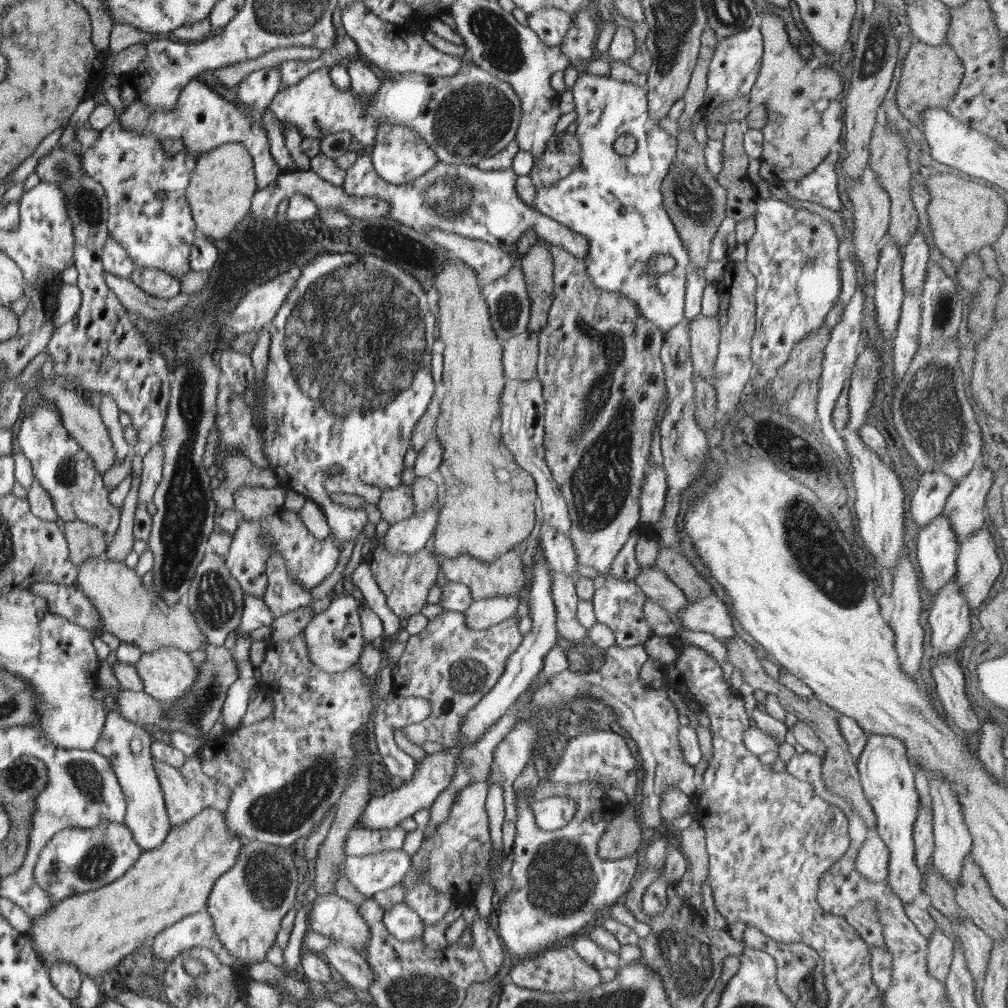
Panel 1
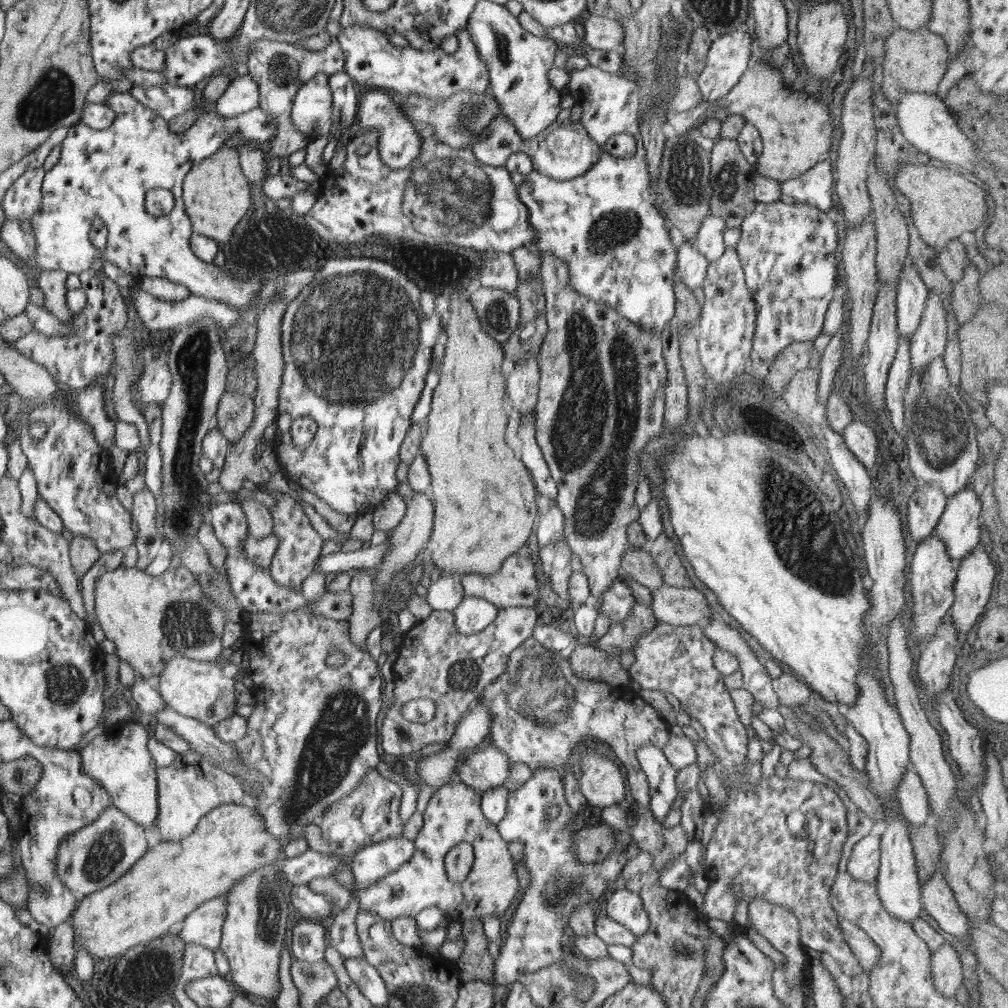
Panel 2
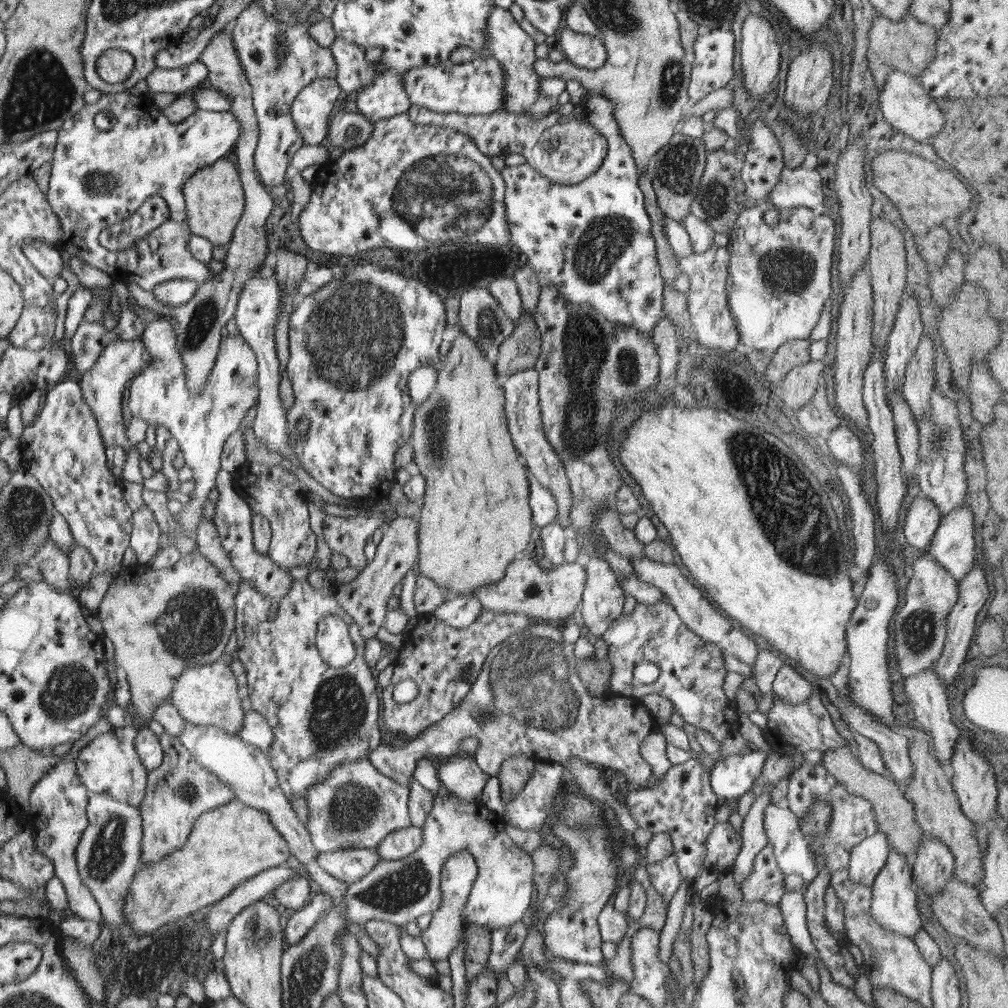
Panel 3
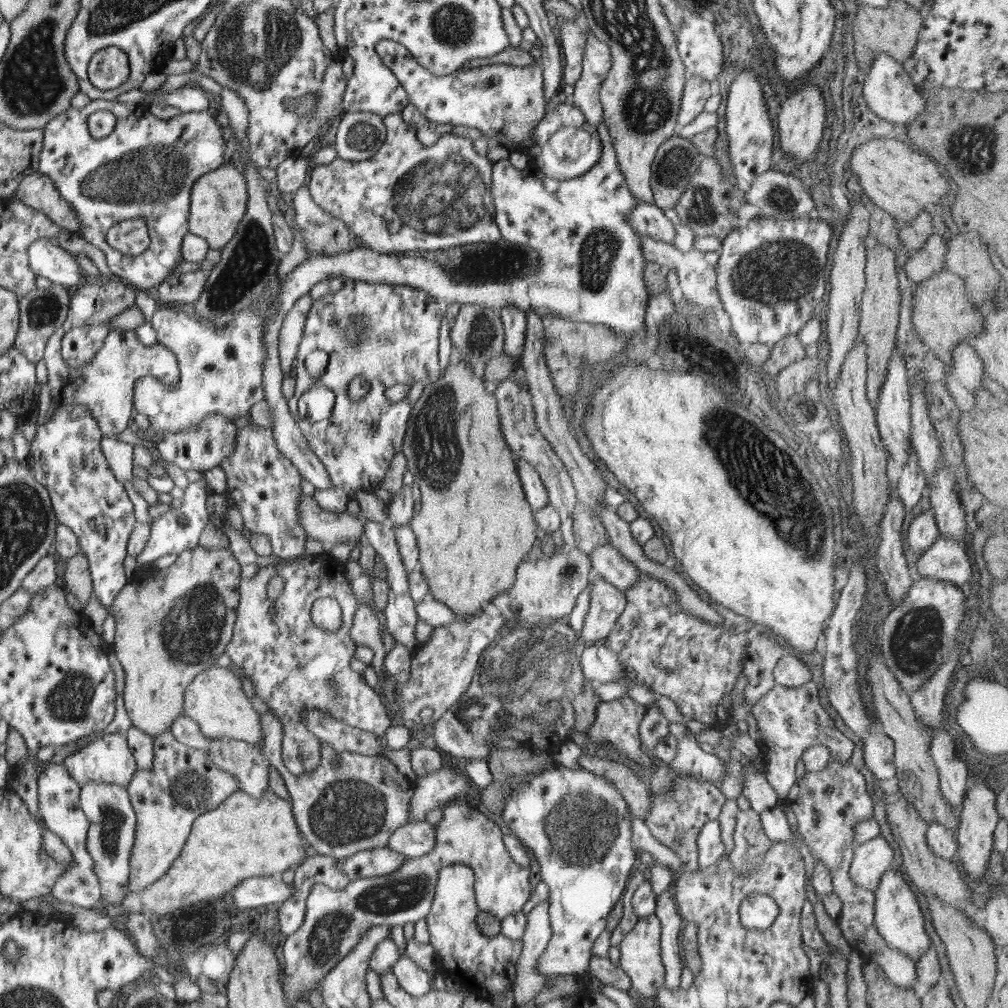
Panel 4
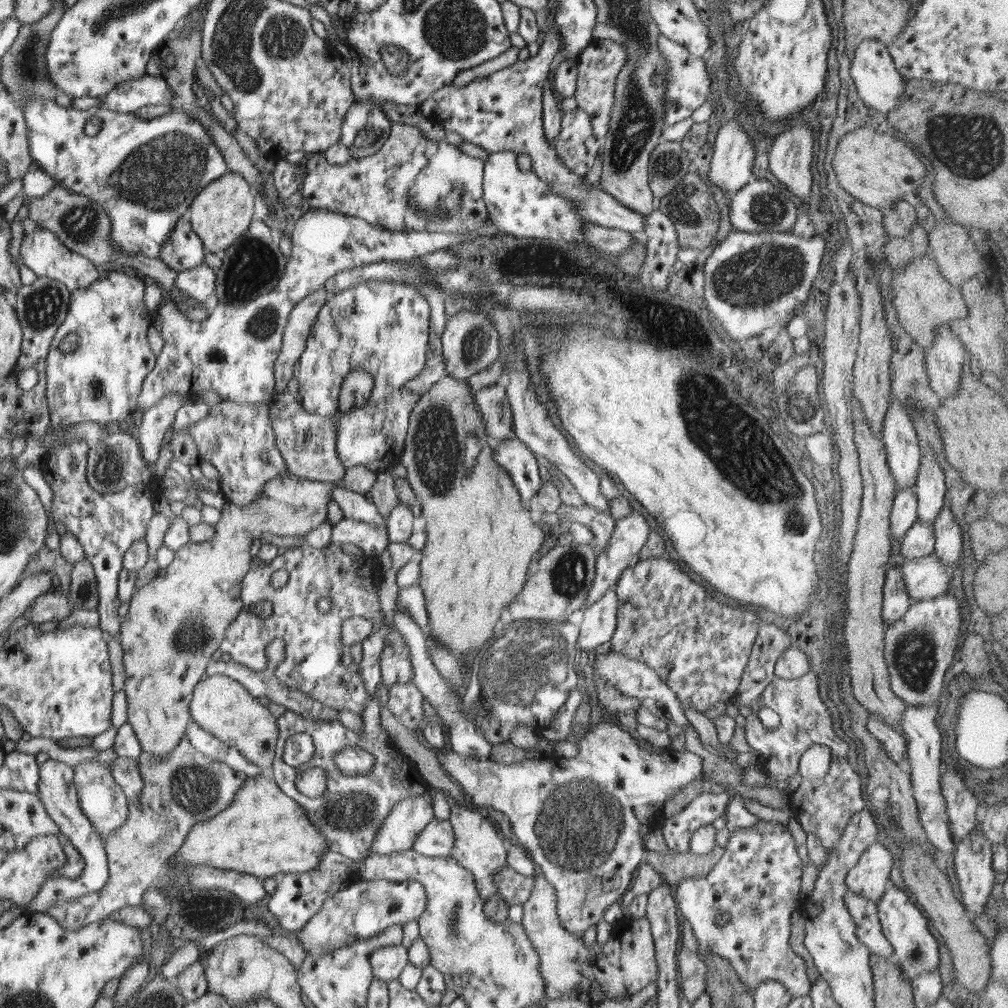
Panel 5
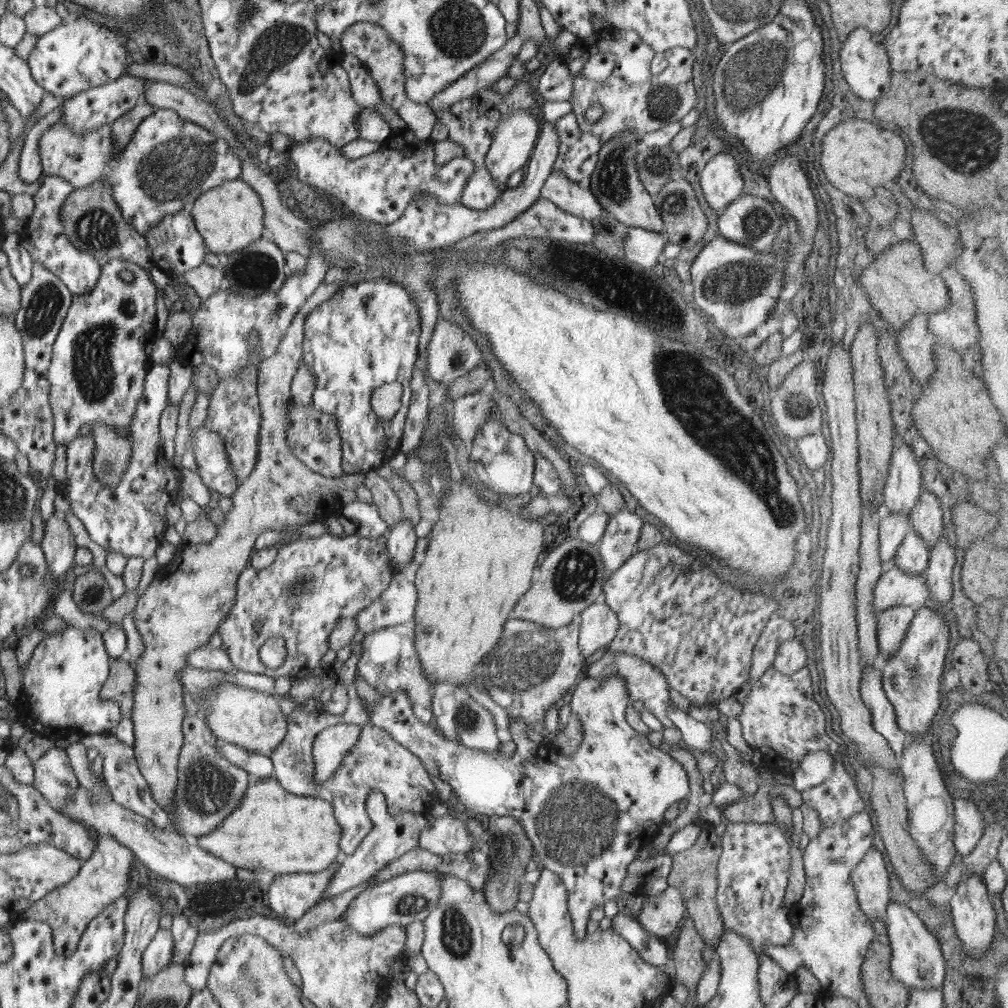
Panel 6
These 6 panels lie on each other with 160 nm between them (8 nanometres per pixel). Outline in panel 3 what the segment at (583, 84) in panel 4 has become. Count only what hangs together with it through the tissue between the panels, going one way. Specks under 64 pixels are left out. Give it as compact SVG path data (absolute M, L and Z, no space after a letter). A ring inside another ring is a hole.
M564 28L557 44L566 55L566 59L575 67L582 70L596 70L602 68L607 59L607 50L602 37L579 33Z

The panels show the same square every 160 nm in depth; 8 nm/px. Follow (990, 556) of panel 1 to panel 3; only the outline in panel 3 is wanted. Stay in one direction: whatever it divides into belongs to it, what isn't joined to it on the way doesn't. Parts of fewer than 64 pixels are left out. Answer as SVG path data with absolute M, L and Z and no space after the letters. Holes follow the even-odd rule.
M980 566L972 567L972 570L958 581L958 598L947 618L945 645L941 652L940 659L937 660L932 668L932 670L938 674L938 678L942 678L944 684L950 684L950 682L952 682L952 678L954 678L956 672L960 670L960 664L962 664L964 658L968 656L968 646L972 644L972 637L976 632L976 617L983 608L984 602L988 600L988 584L986 583L984 570Z

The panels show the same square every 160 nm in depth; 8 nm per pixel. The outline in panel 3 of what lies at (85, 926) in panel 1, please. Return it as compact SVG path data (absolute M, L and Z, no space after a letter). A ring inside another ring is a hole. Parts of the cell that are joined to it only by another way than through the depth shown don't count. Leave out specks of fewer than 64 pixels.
M236 798L227 805L210 810L201 816L195 822L186 844L178 850L158 862L138 867L134 878L136 882L132 882L132 888L128 889L128 898L123 906L123 918L137 938L143 934L156 934L168 922L183 920L189 914L199 913L214 905L216 901L228 896L236 885L242 884L248 878L286 863L290 855L288 843L276 830L274 823L271 822L271 816L267 812L247 806Z

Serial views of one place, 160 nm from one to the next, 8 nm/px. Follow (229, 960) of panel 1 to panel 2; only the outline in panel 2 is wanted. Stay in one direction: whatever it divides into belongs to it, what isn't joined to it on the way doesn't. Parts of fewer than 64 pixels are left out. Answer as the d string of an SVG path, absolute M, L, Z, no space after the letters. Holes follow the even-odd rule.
M226 895L205 902L184 919L184 926L177 934L186 944L202 945L213 952L219 949L227 917Z

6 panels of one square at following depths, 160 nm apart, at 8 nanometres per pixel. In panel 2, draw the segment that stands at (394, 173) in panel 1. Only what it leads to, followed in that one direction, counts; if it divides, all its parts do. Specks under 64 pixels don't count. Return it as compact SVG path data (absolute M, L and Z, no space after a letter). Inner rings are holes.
M372 87L360 90L357 103L357 124L374 129L378 135L378 150L380 160L394 170L402 170L419 158L422 137L416 127L408 120L398 107L396 94L387 89Z

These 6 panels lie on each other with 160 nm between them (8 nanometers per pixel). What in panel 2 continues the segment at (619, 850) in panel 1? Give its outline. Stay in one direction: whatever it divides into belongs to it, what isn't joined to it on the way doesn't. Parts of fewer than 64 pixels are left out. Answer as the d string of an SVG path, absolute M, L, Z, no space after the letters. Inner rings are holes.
M605 824L585 826L574 834L574 846L581 863L602 863L616 848L617 836Z

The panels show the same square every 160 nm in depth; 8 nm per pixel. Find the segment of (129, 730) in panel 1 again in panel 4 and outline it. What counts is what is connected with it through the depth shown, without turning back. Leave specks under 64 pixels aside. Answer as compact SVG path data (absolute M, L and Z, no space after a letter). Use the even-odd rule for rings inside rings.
M122 734L101 735L96 742L89 743L81 751L69 755L63 764L81 788L89 782L103 782L127 787L138 769L136 759L128 750L126 738Z

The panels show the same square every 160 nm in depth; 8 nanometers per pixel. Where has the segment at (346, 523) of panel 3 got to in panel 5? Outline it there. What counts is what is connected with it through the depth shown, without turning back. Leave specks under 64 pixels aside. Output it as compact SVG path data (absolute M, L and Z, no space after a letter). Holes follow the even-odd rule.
M355 466L345 472L342 480L321 482L294 476L288 468L276 478L269 480L263 494L253 500L249 506L238 506L226 502L221 508L222 516L215 527L215 534L210 541L191 539L175 551L170 566L159 569L150 583L135 589L129 600L128 613L120 618L121 631L119 639L123 648L124 669L126 674L125 688L128 700L128 724L132 726L134 735L142 751L152 753L163 759L179 746L186 724L190 720L188 702L192 698L192 690L196 682L202 678L206 664L212 660L212 654L218 650L224 640L225 633L233 621L244 609L242 601L242 578L247 576L250 564L242 564L242 556L248 560L248 536L258 536L260 532L271 532L278 536L300 536L312 532L320 524L329 522L326 514L327 504L332 500L331 490L344 487L348 482L356 482L362 486L373 486L377 473L364 466Z

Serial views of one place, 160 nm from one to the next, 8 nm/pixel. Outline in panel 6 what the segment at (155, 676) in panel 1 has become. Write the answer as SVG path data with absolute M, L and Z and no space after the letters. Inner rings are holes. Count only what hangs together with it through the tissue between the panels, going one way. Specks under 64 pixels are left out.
M224 683L210 692L205 717L212 734L221 742L231 743L248 752L270 757L274 750L288 734L287 716L279 707L278 698L256 690Z

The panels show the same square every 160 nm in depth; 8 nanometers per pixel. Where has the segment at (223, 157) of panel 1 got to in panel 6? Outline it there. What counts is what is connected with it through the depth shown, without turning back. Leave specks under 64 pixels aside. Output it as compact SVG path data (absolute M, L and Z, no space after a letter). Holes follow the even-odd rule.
M241 179L226 182L208 190L189 208L197 232L202 235L207 251L215 255L231 255L244 251L262 236L263 210L258 192Z

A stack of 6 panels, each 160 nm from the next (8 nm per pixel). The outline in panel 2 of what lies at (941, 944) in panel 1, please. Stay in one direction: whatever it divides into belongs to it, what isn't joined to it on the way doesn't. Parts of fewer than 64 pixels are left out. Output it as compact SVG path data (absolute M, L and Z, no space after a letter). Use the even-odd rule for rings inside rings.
M948 941L931 954L933 985L950 1000L955 998L957 990L963 984L962 965L958 956L958 950Z

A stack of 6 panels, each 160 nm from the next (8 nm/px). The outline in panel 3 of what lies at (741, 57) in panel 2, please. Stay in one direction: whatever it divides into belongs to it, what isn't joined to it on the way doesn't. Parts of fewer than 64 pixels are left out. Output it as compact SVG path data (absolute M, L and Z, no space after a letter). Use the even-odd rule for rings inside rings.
M724 30L702 32L693 46L691 81L688 87L690 102L695 104L707 94L730 84L734 76L734 34Z

